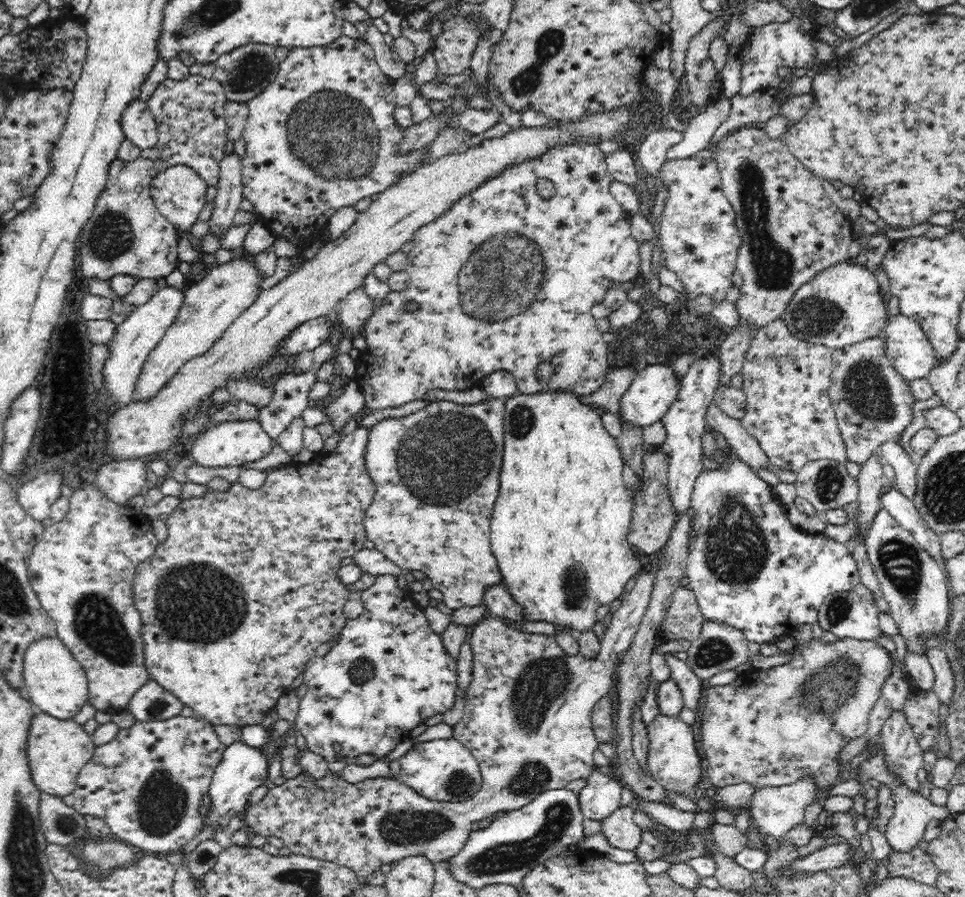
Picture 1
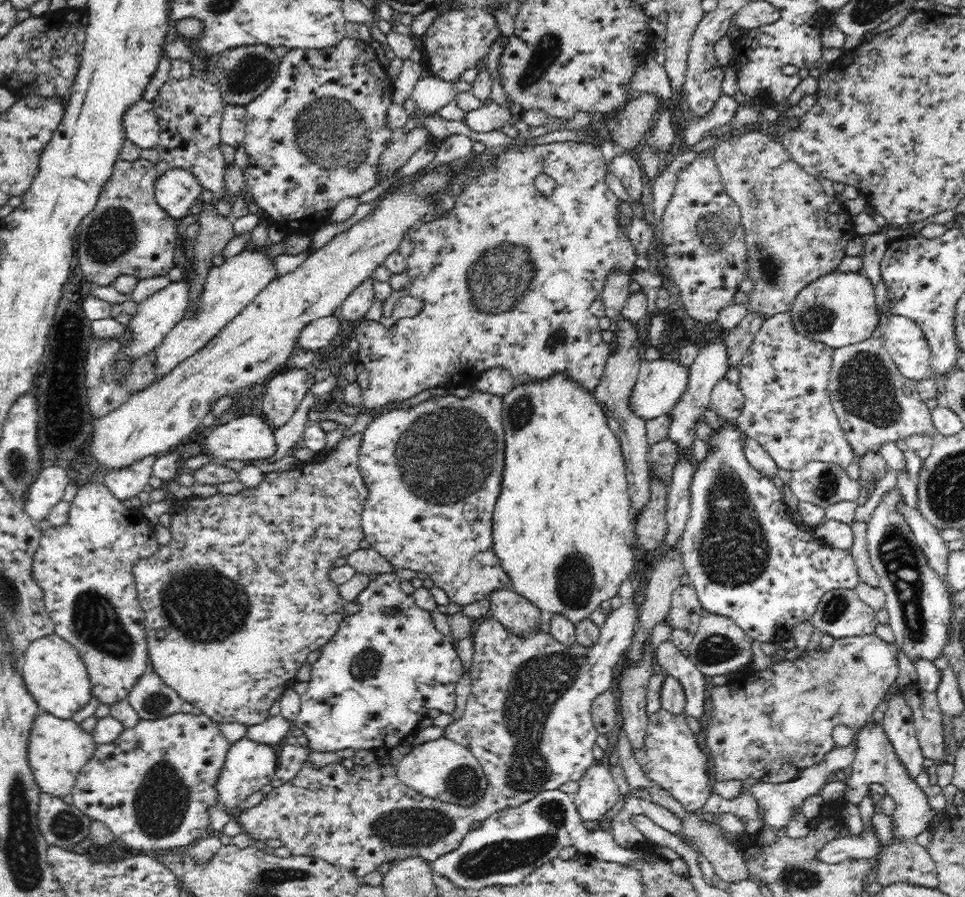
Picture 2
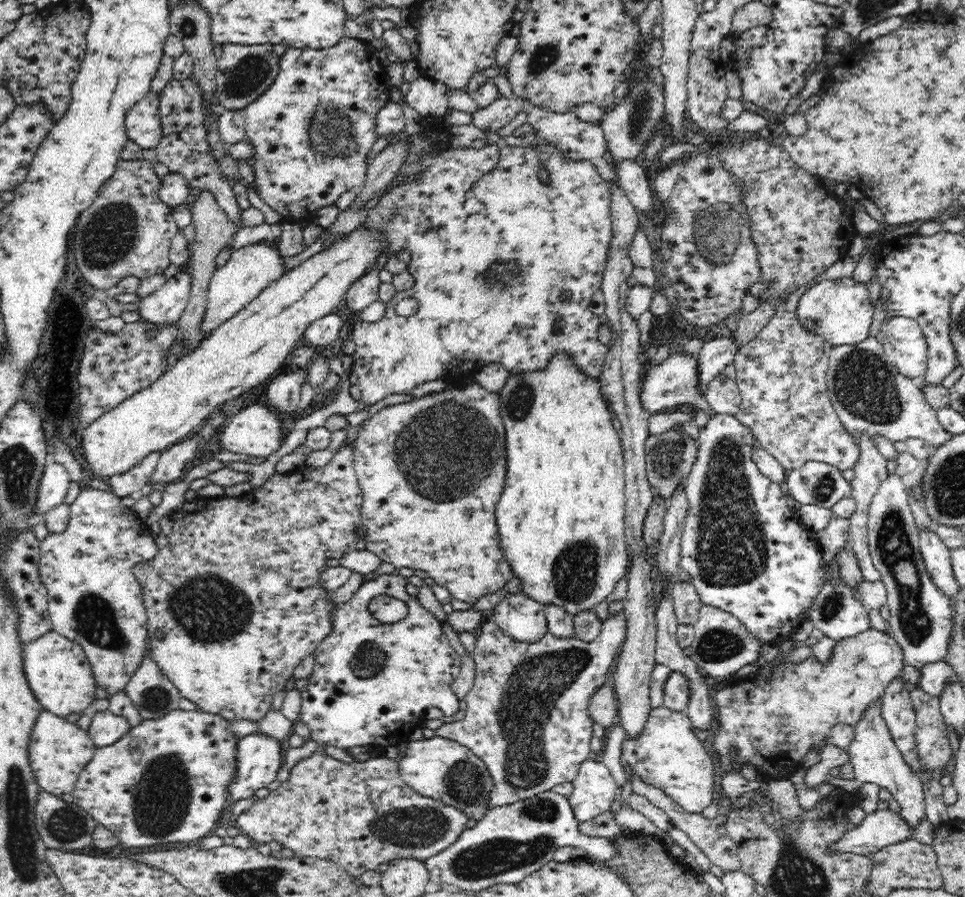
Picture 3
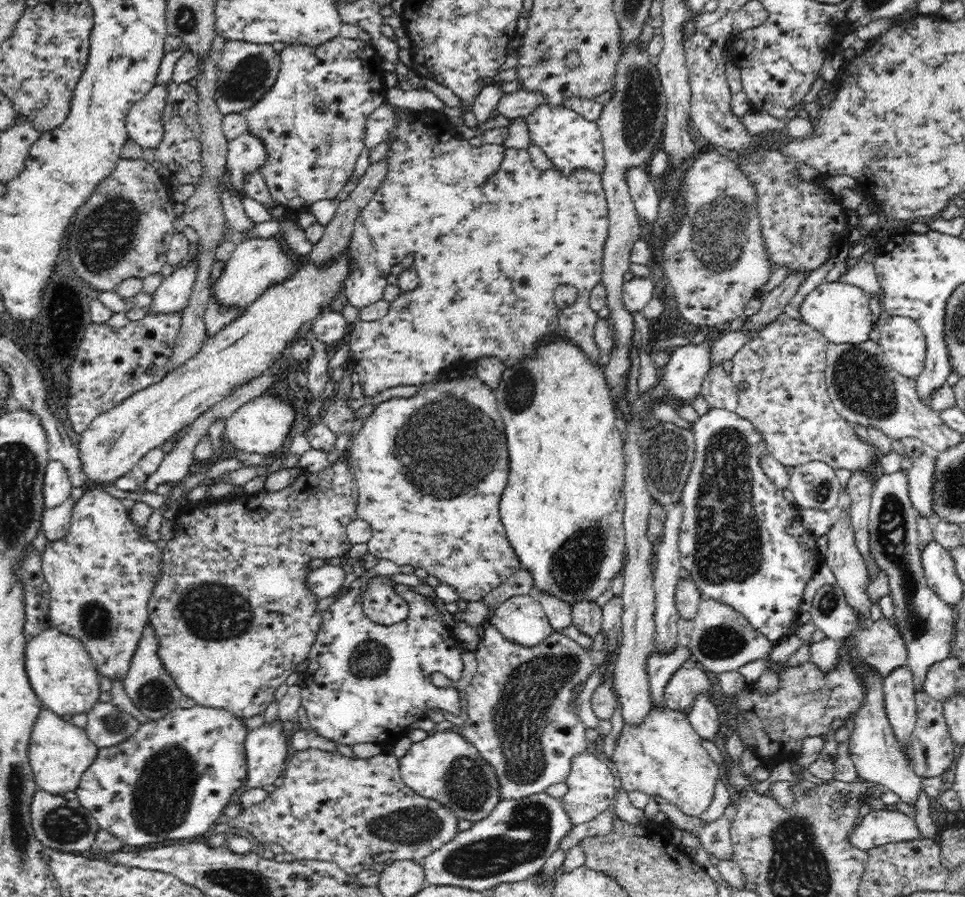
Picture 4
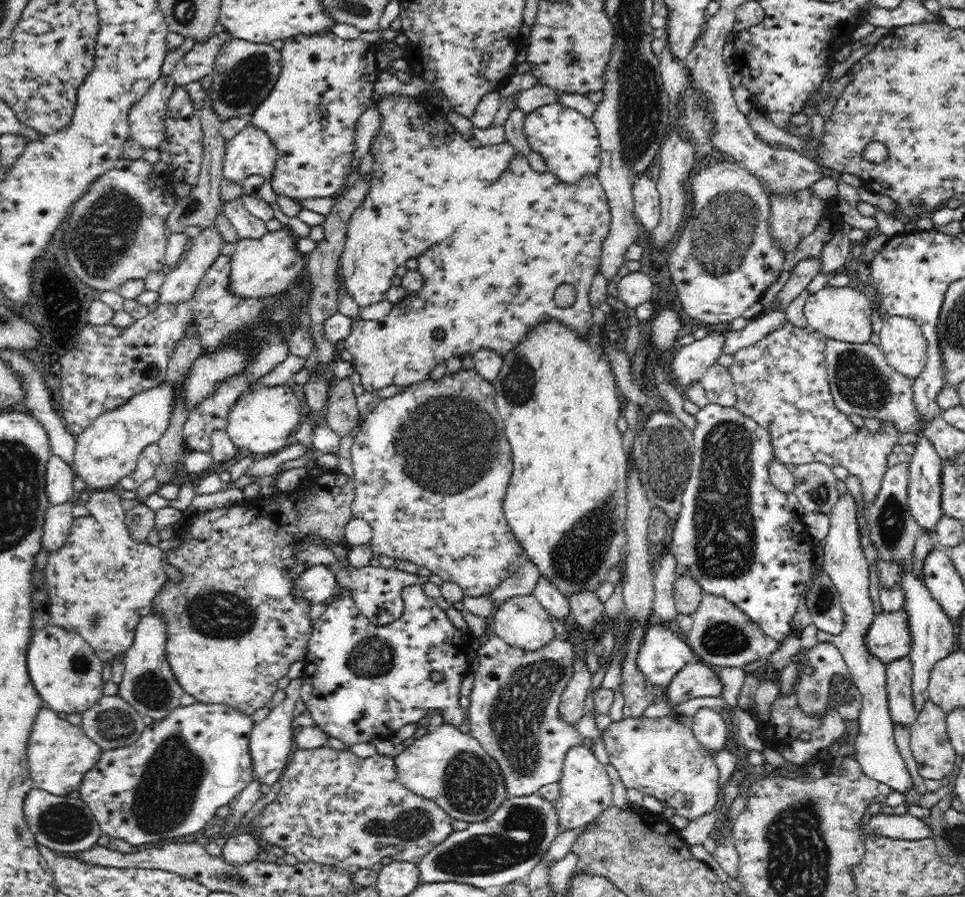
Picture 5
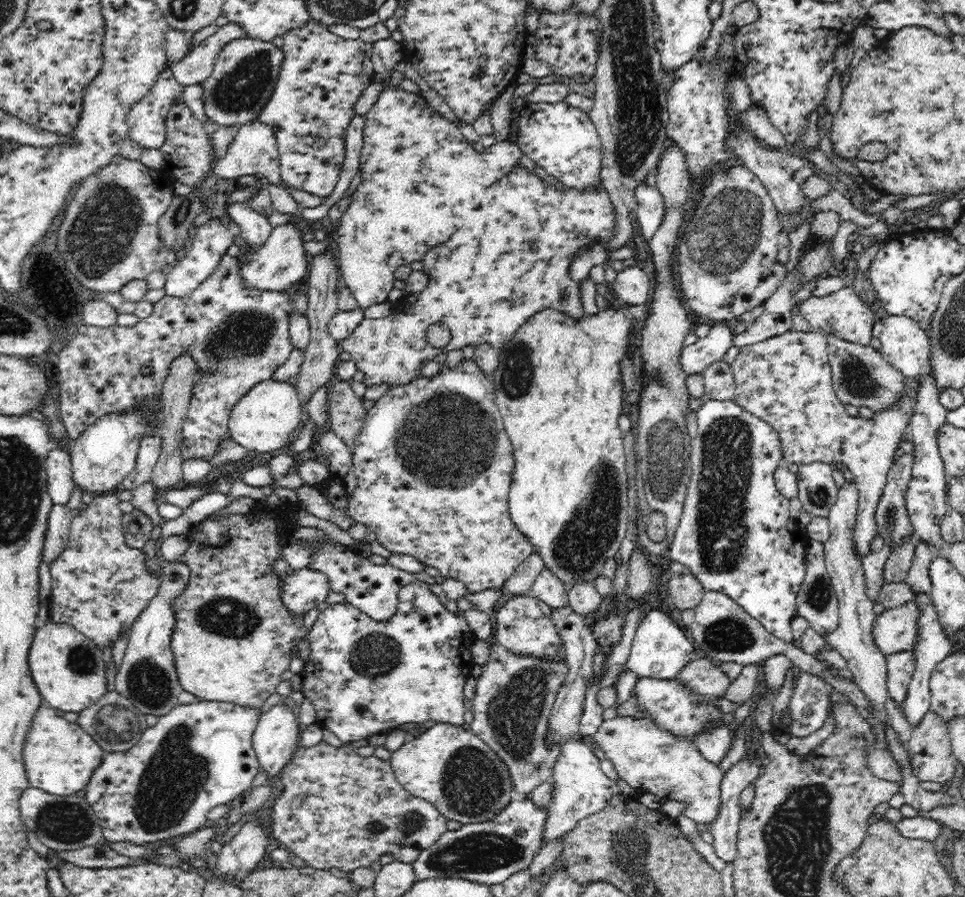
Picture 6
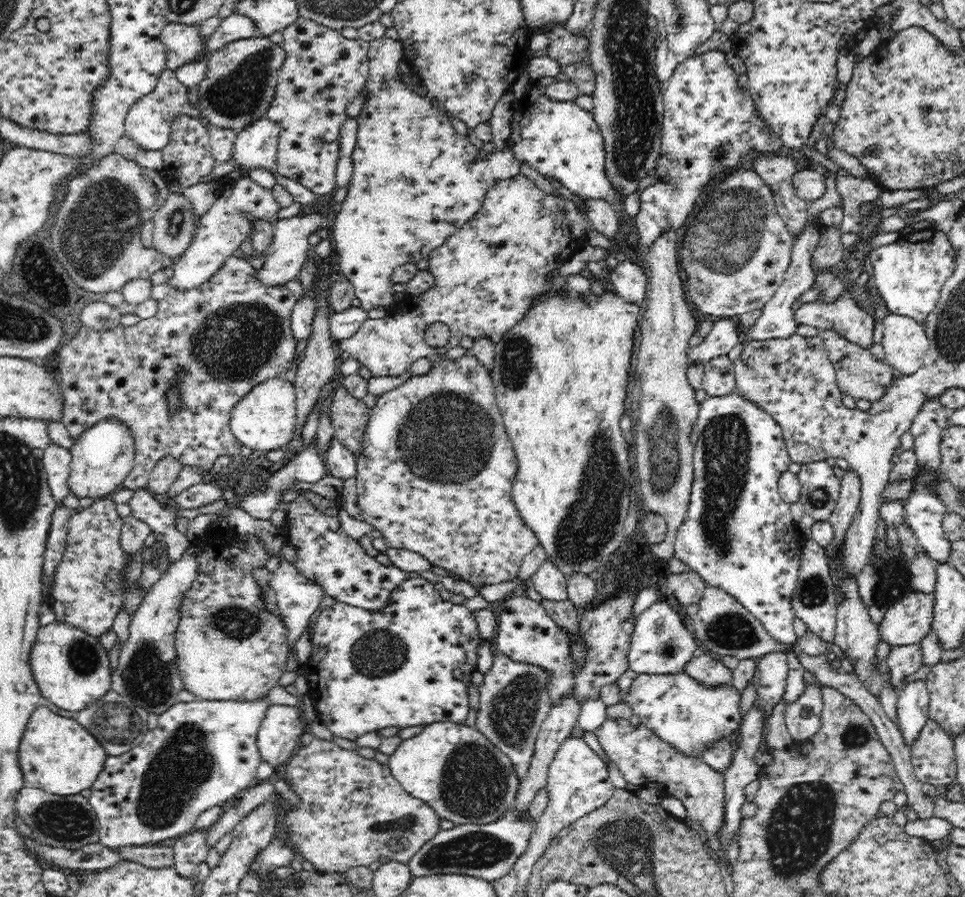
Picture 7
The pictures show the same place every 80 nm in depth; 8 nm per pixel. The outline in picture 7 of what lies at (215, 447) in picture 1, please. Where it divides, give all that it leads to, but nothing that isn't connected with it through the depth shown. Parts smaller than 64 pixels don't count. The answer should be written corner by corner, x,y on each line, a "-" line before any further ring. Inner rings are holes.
274,378
258,384
232,409
229,420
232,434
242,446
252,449
256,456
285,449
293,439
297,421
297,393
290,382

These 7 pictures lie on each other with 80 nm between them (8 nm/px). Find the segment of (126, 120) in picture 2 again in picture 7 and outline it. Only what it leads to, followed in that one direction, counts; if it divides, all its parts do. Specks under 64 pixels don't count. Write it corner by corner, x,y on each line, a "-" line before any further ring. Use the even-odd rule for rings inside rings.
166,68
160,73
160,78
154,90
139,98
130,108
125,120
125,133
128,138
138,142
144,150
159,150
168,144
170,136
170,124
176,116
186,114
198,119
199,112
188,103
189,87
184,86
175,75
174,71

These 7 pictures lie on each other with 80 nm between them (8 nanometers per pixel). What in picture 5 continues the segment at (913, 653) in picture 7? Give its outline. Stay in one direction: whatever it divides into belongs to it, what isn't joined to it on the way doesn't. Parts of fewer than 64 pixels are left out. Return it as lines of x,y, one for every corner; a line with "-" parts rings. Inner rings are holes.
909,657
892,661
886,666
886,696
894,726
911,728
918,718
911,687
912,665

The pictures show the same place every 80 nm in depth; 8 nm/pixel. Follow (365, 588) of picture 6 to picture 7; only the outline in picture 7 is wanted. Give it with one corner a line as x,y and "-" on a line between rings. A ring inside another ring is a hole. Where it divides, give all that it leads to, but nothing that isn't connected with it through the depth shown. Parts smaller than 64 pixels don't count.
302,492
287,506
287,519
290,527
288,541
298,550
295,568
304,576
317,580
326,596
332,596
338,602
381,614
395,588
410,578
408,572
392,564
382,565
375,557
368,555
358,542
344,533
336,518
316,511

